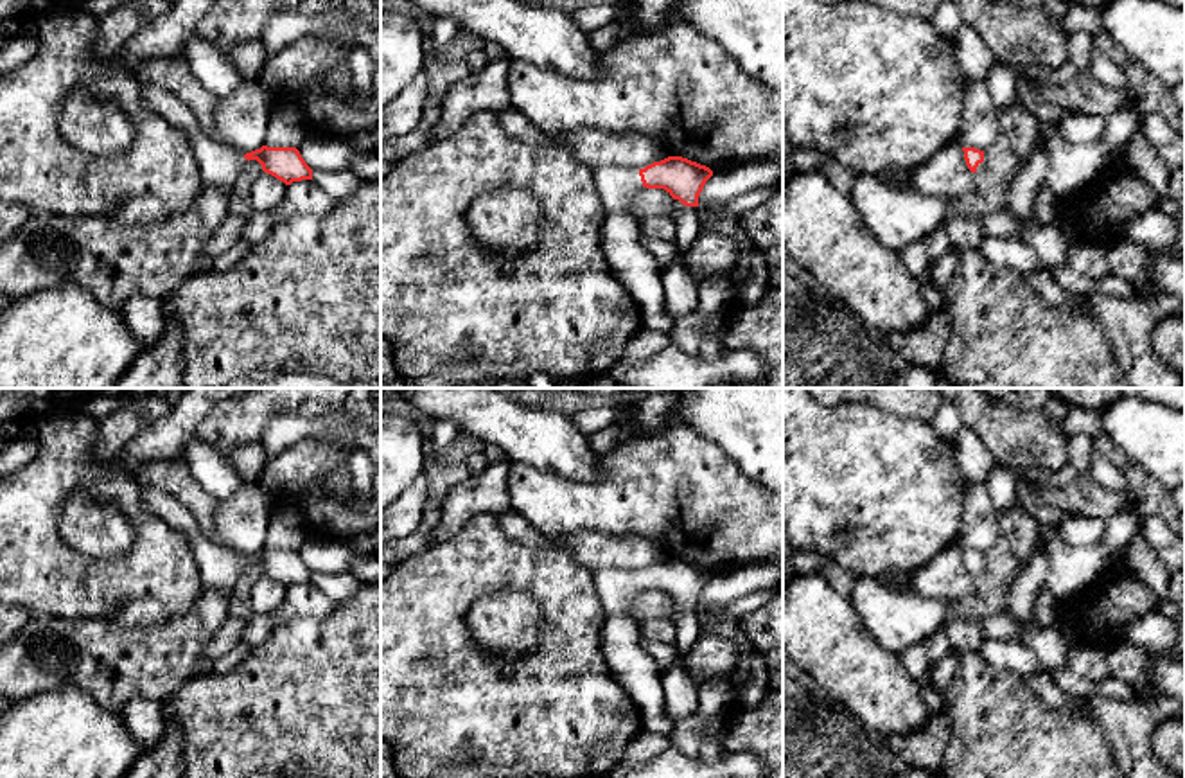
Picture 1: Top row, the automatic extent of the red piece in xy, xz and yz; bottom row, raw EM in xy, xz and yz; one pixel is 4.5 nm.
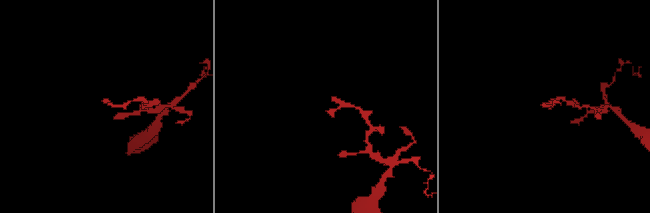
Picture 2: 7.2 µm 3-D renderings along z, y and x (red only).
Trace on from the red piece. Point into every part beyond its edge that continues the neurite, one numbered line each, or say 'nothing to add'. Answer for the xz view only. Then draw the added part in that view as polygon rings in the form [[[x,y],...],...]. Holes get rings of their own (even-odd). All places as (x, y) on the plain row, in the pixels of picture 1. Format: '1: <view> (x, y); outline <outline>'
1: xz (616, 588); outline [[[598,570],[592,580],[607,613],[628,614],[630,600],[643,591],[637,570]]]

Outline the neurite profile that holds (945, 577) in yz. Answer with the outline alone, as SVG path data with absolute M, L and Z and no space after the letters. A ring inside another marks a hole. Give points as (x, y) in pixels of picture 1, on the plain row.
M952 543L912 573L908 586L921 598L953 604L975 595L973 579L975 575L966 568L962 548Z

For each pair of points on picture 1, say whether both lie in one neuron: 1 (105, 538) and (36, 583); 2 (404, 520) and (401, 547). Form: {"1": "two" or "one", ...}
{"1": "two", "2": "two"}

